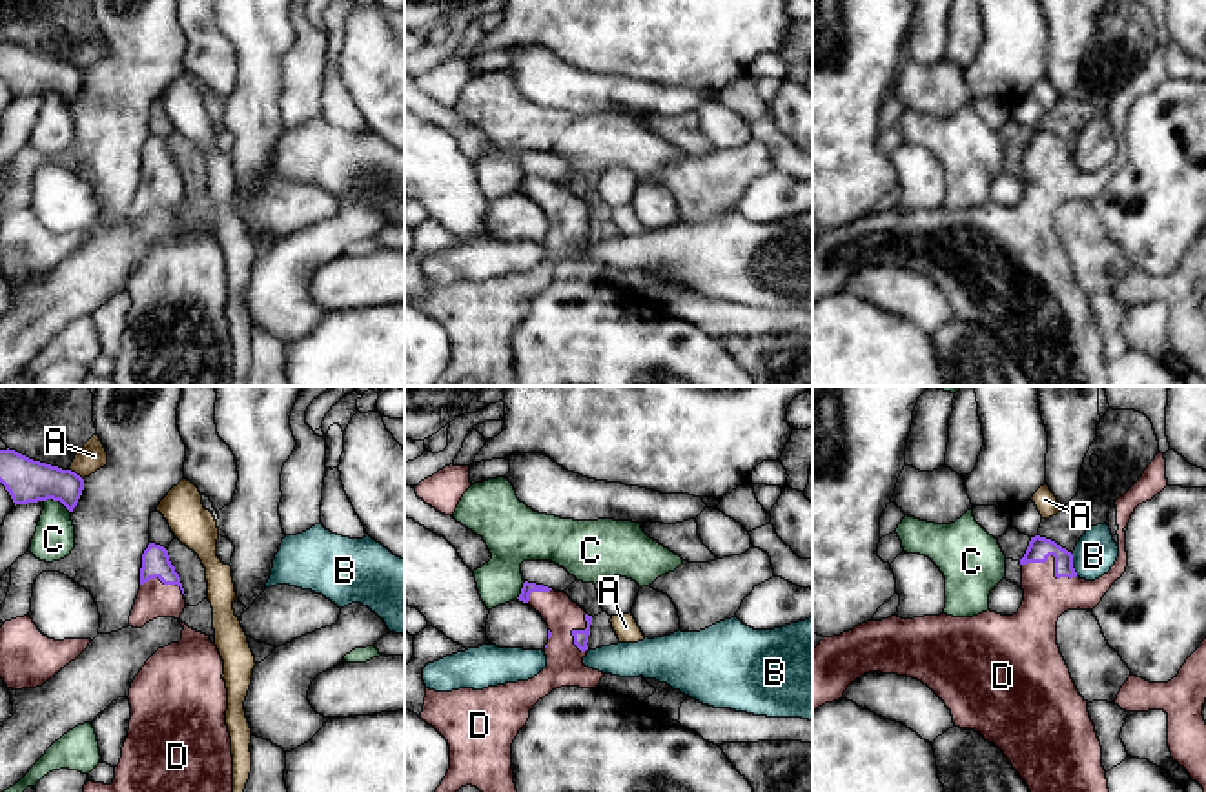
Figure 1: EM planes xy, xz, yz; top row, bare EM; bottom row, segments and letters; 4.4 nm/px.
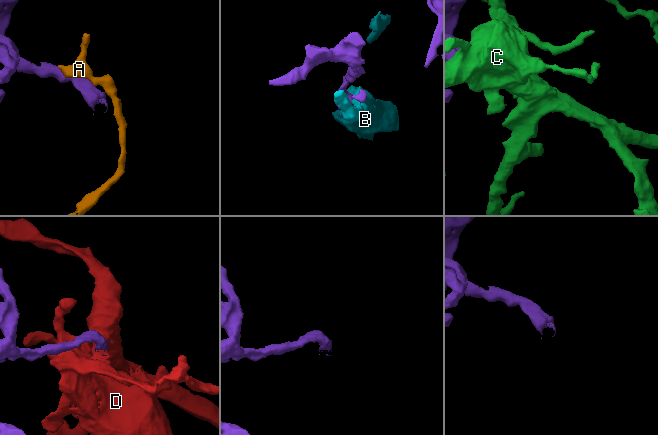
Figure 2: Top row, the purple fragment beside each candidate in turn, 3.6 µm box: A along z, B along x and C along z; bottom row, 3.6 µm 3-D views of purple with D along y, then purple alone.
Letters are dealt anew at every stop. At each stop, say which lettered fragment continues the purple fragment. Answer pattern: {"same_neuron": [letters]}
{"same_neuron": ["D"]}

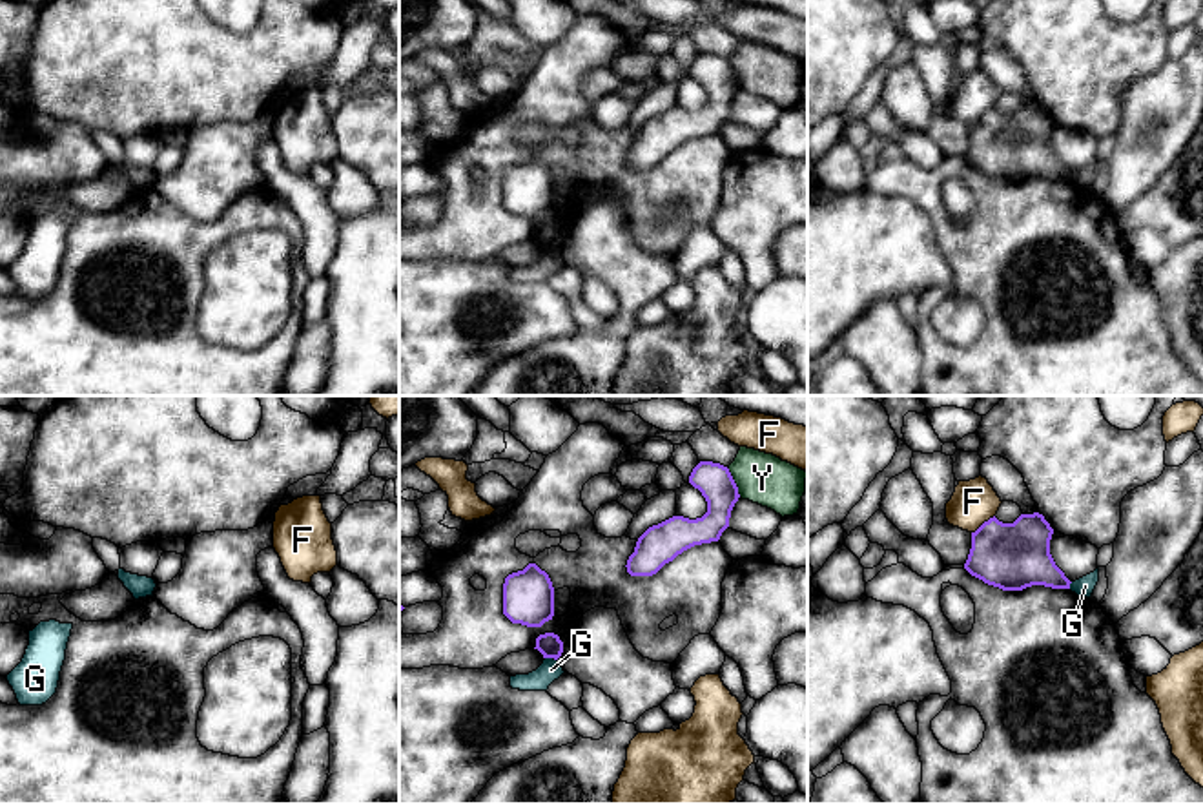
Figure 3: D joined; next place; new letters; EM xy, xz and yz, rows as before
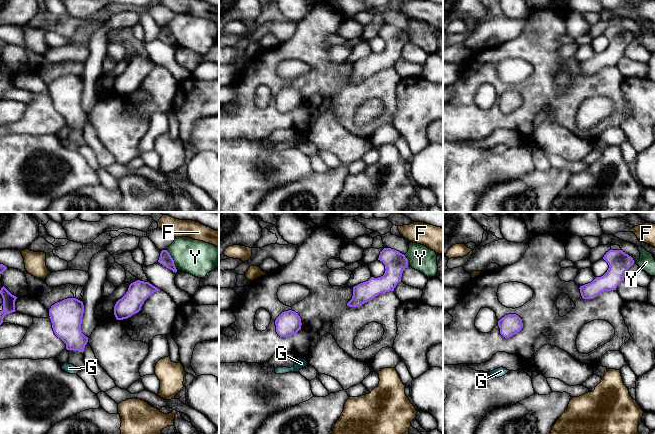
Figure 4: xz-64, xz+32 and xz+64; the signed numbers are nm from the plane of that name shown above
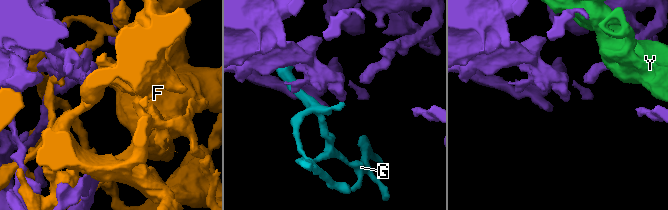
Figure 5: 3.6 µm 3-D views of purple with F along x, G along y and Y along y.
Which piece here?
{"same_neuron": []}

